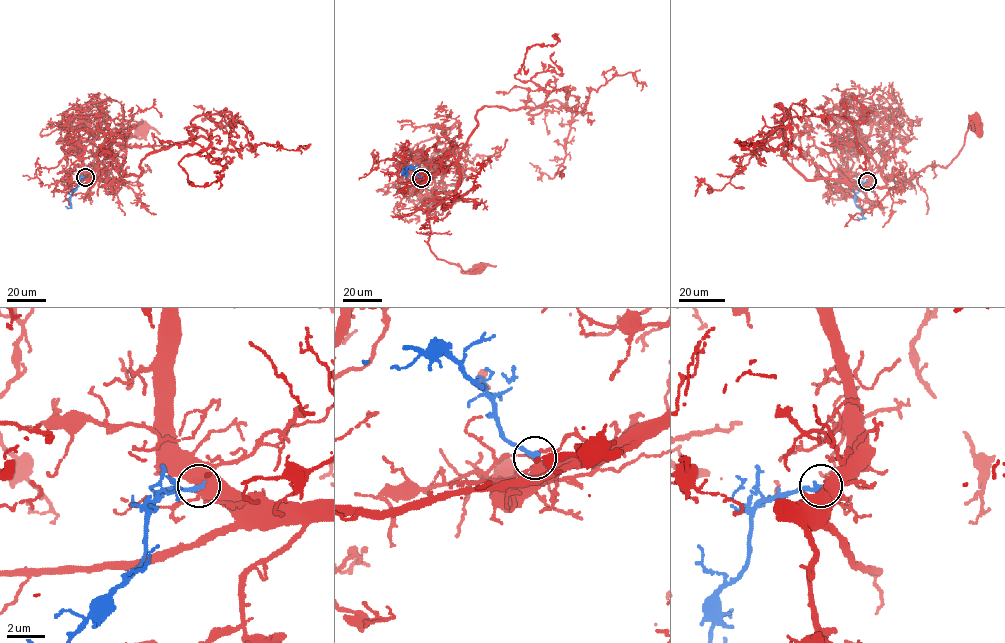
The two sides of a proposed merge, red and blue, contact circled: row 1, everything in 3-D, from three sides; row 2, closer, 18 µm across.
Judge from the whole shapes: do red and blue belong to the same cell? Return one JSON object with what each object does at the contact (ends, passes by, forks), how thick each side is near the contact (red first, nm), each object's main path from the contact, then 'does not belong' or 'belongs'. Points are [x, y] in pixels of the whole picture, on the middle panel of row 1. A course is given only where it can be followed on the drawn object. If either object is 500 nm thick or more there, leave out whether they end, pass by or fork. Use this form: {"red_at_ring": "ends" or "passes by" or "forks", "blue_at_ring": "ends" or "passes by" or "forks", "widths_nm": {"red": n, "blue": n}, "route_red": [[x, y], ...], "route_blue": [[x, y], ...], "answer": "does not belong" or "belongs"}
{"red_at_ring": "passes by", "blue_at_ring": "ends", "widths_nm": {"red": 360, "blue": 280}, "route_red": [[421, 178], [457, 166], [456, 191], [427, 214], [428, 245], [437, 258], [459, 265], [464, 273], [478, 268]], "route_blue": [[421, 178], [413, 167], [406, 169], [406, 176], [402, 169]], "answer": "belongs"}

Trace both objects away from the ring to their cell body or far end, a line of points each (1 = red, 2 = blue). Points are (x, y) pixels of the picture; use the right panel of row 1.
1: (867, 181), (852, 187), (901, 187), (928, 166), (946, 167), (961, 149), (970, 124), (981, 133), (975, 120)
2: (867, 181), (860, 184), (855, 194), (854, 200), (865, 218), (857, 217)

